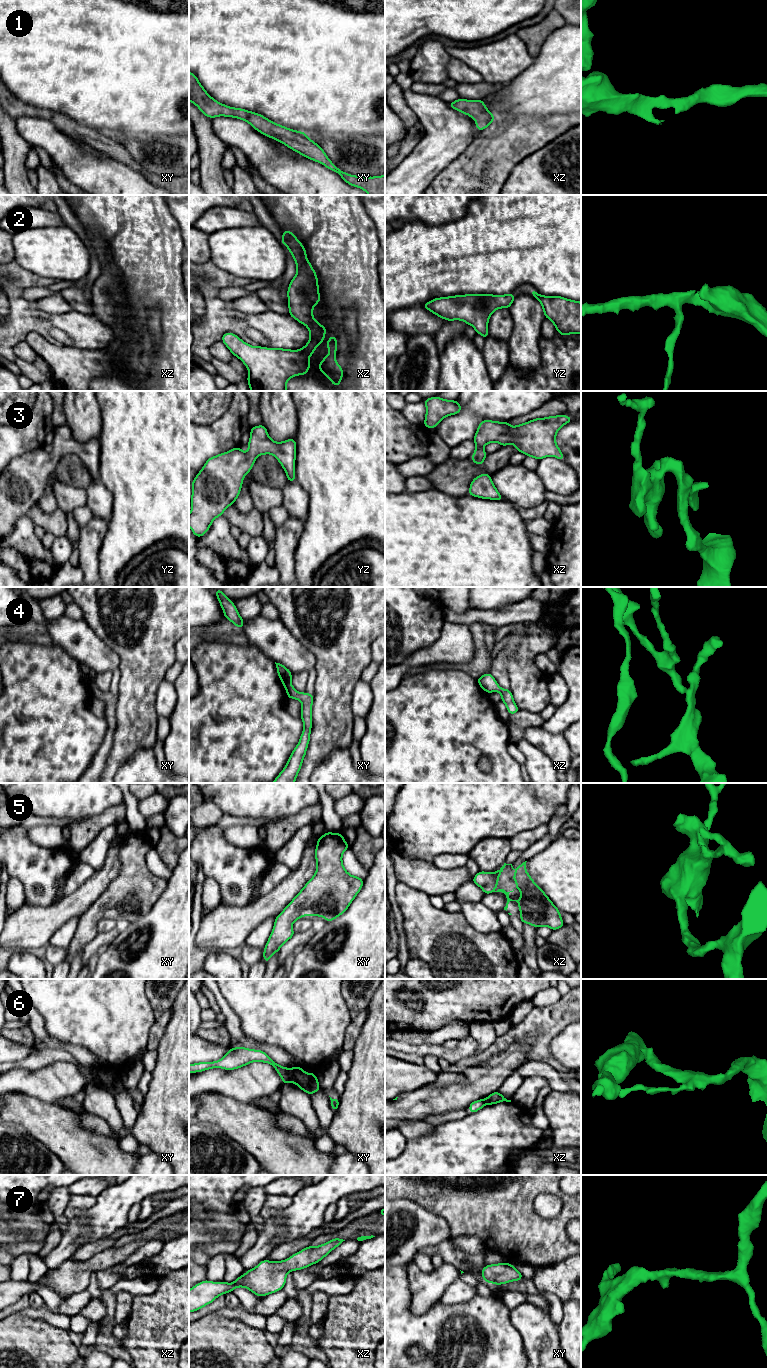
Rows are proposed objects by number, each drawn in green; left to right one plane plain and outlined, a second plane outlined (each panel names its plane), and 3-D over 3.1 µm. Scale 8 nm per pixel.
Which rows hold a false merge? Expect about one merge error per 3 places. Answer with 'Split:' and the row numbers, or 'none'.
Split: 6

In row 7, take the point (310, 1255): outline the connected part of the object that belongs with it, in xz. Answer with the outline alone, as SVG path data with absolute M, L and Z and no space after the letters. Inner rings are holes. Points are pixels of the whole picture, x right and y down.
M334 1238L320 1246L309 1246L283 1261L272 1262L264 1259L232 1284L225 1281L204 1280L189 1290L189 1312L201 1309L213 1302L218 1296L232 1292L237 1287L245 1287L256 1296L262 1297L282 1290L289 1272L316 1264L334 1248L340 1246L343 1241L345 1240Z

